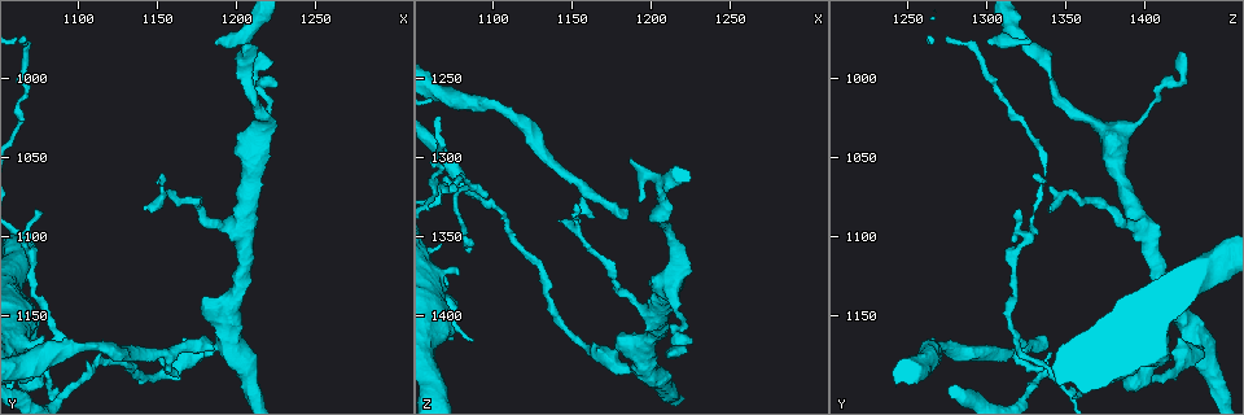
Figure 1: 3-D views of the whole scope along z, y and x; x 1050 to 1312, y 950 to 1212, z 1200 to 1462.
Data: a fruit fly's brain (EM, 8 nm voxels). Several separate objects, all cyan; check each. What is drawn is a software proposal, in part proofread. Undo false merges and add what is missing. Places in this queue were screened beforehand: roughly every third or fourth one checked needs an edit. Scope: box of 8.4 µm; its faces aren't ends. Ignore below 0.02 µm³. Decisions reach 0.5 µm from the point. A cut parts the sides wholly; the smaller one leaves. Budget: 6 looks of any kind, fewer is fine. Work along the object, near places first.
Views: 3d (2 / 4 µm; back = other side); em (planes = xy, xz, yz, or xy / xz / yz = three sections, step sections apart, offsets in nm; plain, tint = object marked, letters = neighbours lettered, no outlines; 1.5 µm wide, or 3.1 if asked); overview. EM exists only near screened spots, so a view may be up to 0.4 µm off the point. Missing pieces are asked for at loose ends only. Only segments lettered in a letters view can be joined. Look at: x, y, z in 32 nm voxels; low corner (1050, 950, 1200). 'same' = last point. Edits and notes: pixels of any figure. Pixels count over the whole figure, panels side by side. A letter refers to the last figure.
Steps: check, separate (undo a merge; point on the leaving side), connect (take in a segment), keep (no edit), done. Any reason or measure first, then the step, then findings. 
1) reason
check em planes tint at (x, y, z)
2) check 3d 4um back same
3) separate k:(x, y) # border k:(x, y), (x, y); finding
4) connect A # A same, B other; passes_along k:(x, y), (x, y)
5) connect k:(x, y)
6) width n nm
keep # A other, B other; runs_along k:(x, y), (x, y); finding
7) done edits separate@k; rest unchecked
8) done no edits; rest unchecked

branch stops here
check 3d 4um at (1072, 1084, 1320)

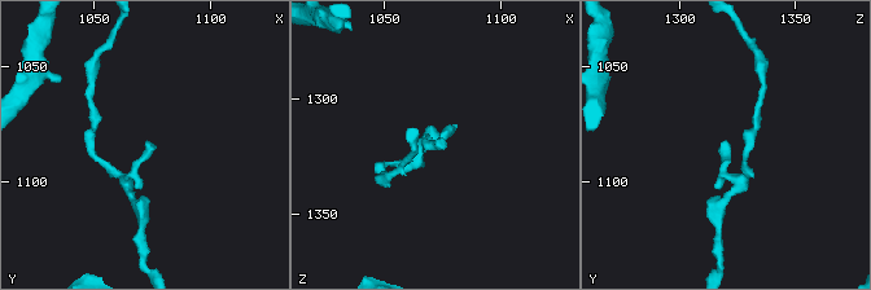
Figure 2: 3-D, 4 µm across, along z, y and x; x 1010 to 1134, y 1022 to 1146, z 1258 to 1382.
check em xz step 8 letters at (1071, 1084, 1319)

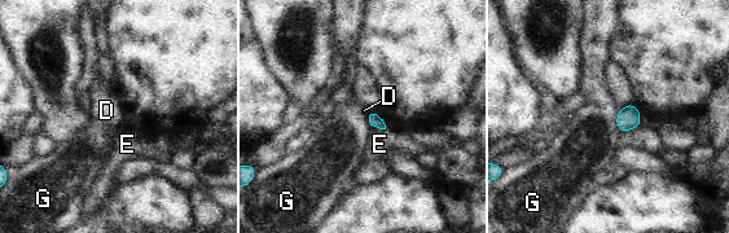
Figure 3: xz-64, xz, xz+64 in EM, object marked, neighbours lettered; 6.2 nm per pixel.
longest_contact G 160 nm
keep # D other, E other, G other; border 3:(619, 108), (616, 127), (622, 132); none of them fits

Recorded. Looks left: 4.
an open end
check em xy step 4 plain at (1140, 1080, 1340)

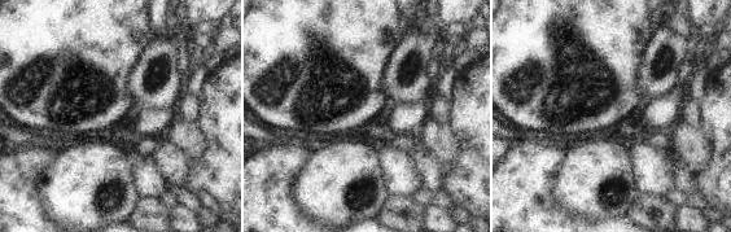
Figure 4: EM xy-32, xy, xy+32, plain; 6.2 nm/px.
see the neighbours
check em xy step 4 letters same

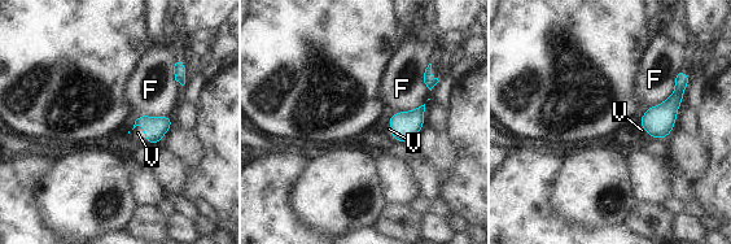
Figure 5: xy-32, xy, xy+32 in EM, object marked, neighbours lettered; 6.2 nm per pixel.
connect V # F other, V same; passes_along 5:(156, 127), (144, 131), (138, 133); it goes on there

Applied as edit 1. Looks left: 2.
done edits connect@5; rest unchecked

